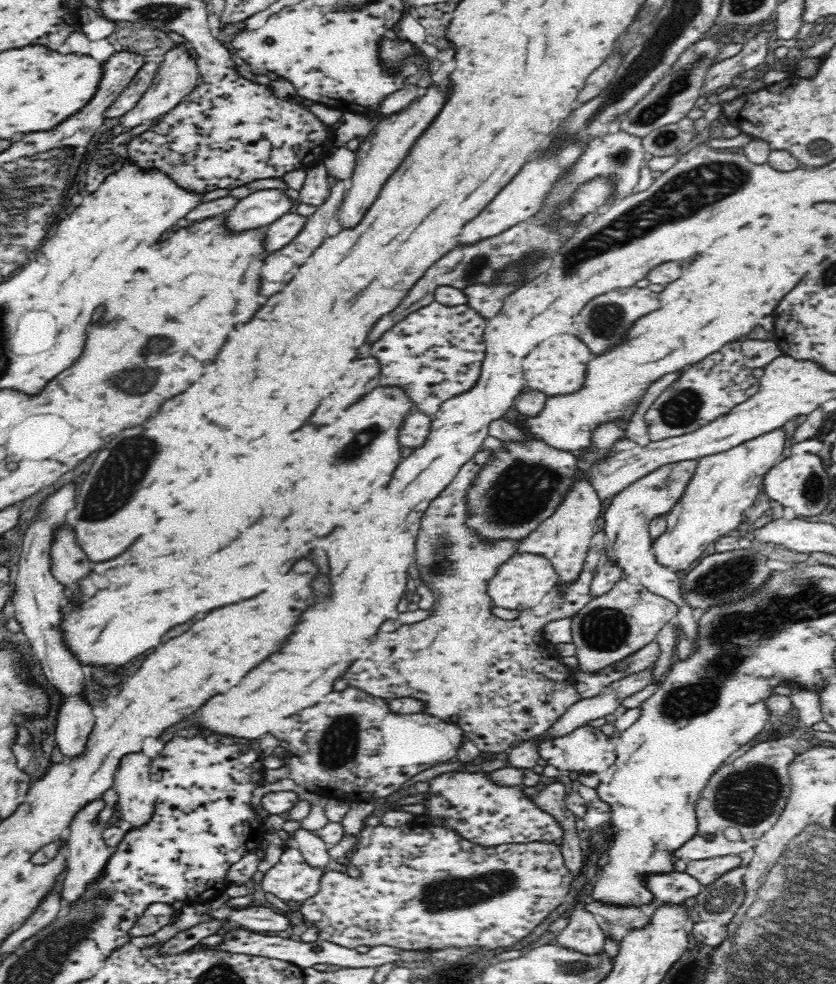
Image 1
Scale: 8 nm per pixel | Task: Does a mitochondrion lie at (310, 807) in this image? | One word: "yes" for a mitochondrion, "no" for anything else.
no

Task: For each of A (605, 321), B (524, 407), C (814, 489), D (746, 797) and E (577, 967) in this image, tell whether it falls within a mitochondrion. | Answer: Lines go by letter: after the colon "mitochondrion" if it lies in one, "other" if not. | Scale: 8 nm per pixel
A: mitochondrion
B: other
C: mitochondrion
D: mitochondrion
E: mitochondrion

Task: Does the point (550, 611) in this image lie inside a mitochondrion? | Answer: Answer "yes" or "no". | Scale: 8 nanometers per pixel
no

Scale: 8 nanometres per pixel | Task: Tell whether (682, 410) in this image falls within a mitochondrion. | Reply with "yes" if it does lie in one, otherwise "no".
yes

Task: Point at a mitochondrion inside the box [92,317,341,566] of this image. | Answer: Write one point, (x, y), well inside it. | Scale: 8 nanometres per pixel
(153, 352)

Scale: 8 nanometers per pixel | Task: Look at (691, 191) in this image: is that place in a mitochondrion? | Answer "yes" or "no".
yes

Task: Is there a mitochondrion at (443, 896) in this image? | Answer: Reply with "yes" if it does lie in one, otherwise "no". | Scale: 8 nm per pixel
yes

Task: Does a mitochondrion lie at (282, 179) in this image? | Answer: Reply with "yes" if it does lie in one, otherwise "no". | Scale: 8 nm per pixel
no

